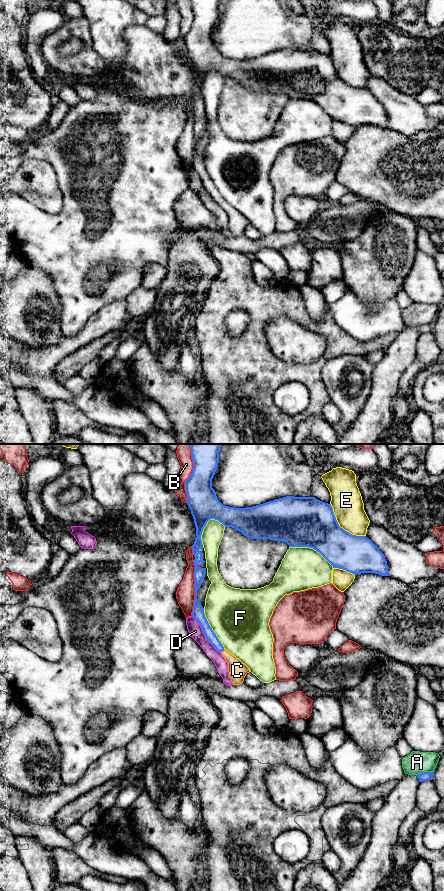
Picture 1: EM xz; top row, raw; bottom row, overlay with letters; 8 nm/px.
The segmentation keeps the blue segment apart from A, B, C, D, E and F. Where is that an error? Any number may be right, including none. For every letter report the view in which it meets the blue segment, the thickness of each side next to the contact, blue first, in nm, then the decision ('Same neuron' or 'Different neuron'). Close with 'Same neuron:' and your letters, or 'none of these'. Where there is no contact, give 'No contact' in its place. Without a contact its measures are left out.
A: Touches blue in xz. Thickness 70 nm (blue) against 180 nm. Different neuron
B: Touches blue in xz. Thickness 240 nm (blue) against 120 nm. Different neuron
C: Touches blue in xz. Thickness 80 nm (blue) against 150 nm. Same neuron
D: Touches blue in xz. Thickness 100 nm (blue) against 110 nm. Different neuron
E: Touches blue in xz. Thickness 380 nm (blue) against 260 nm. Different neuron
F: Touches blue in xz. Thickness 400 nm (blue) against 340 nm. Different neuron
Same neuron: C

